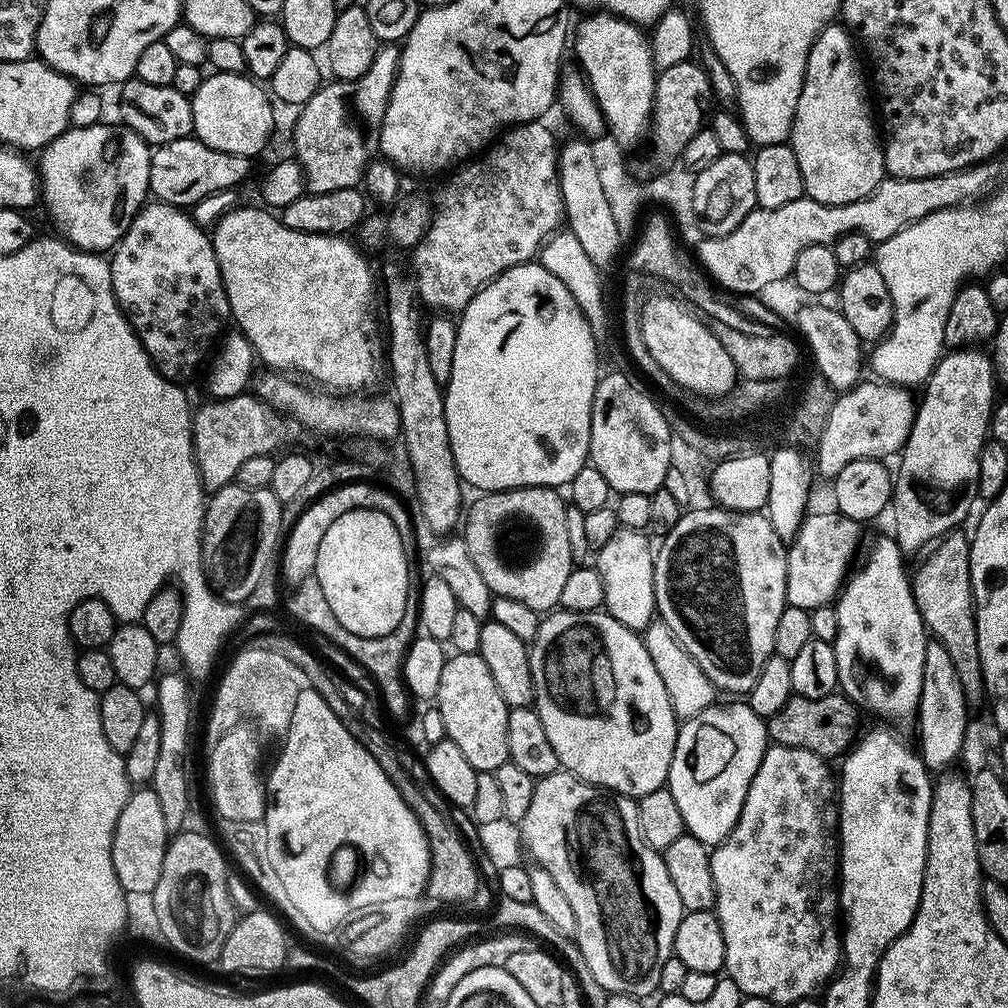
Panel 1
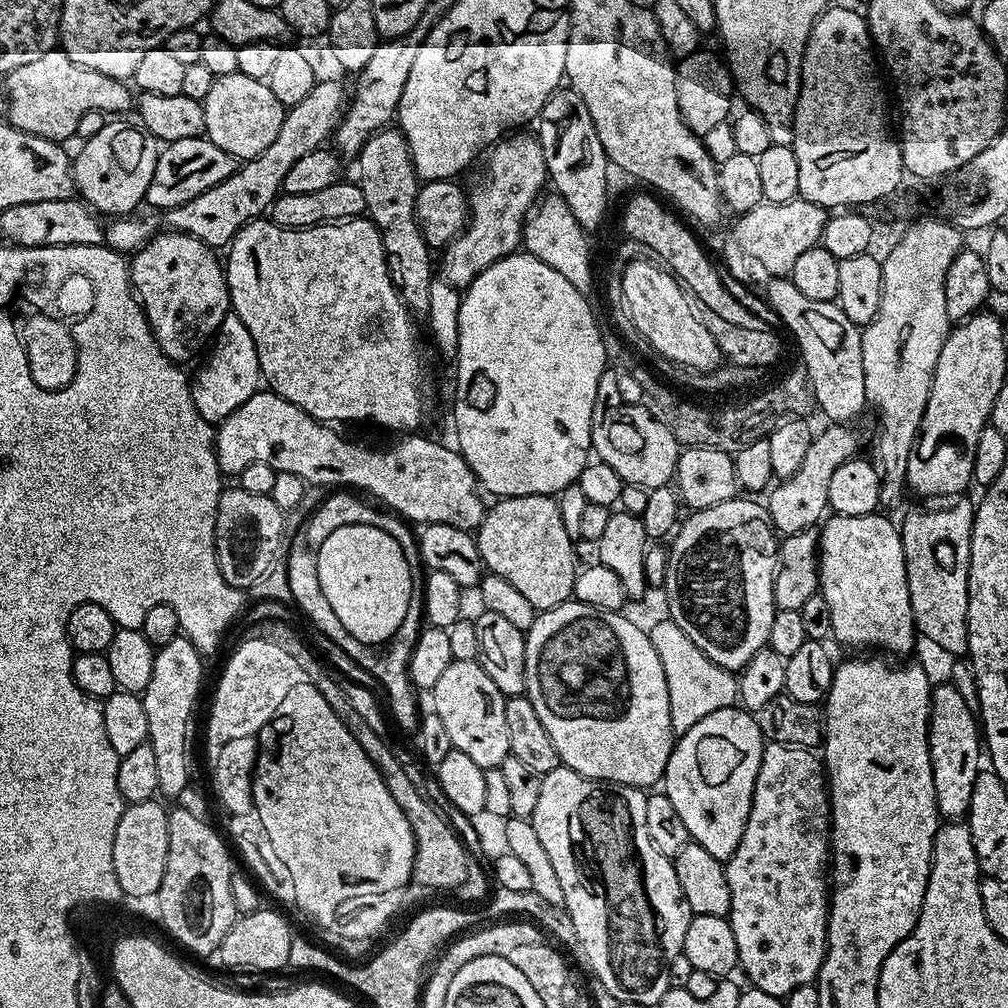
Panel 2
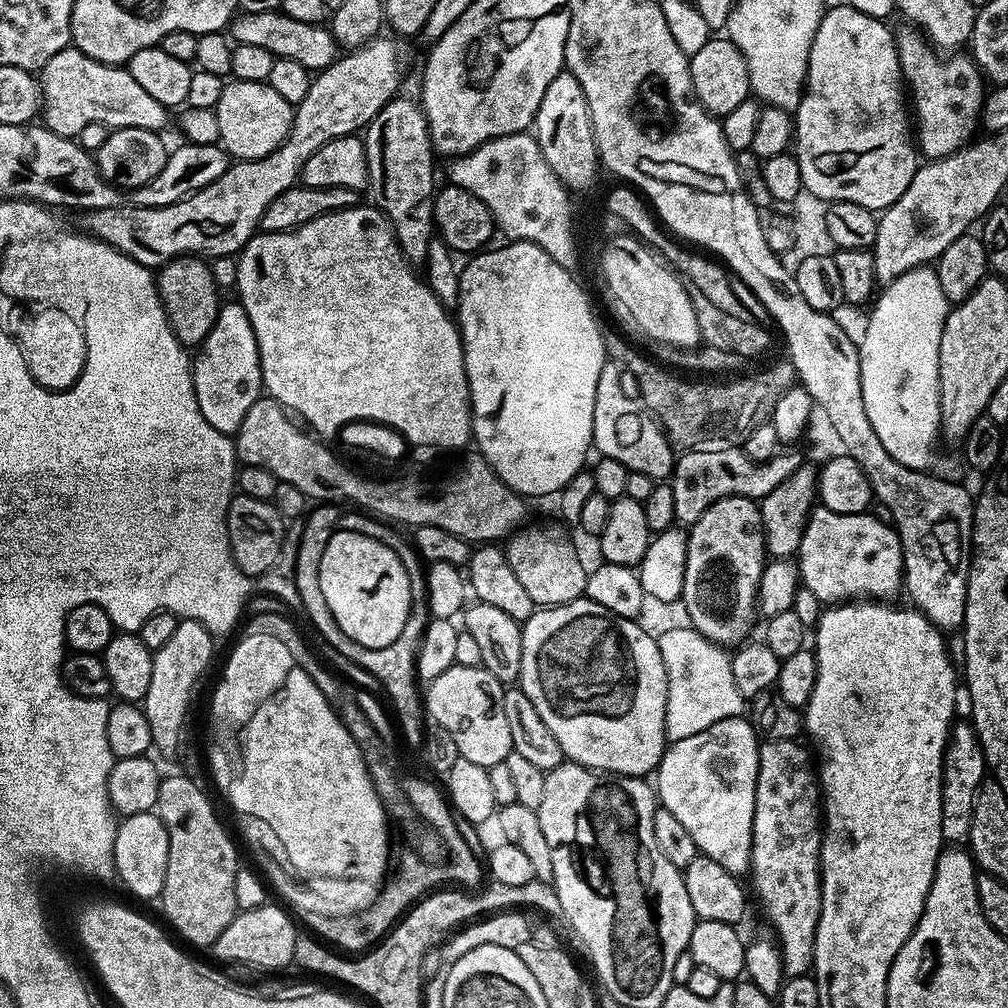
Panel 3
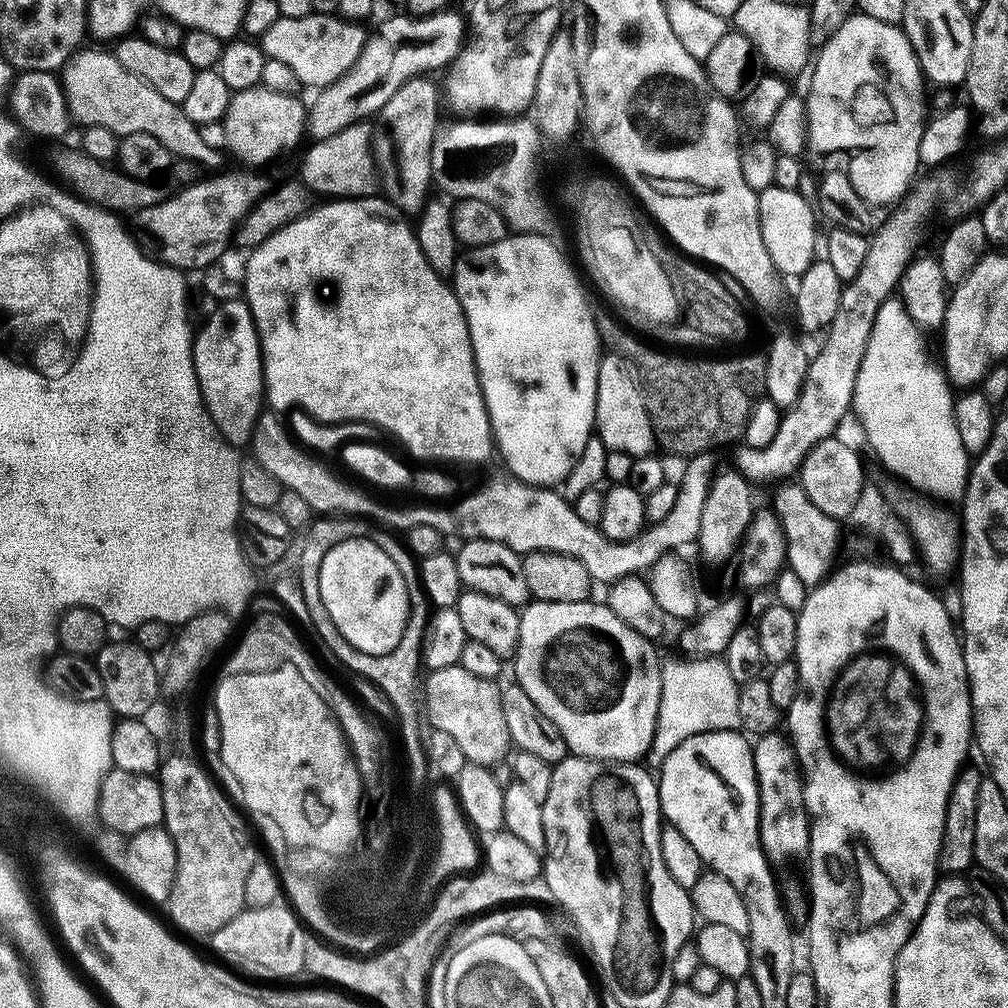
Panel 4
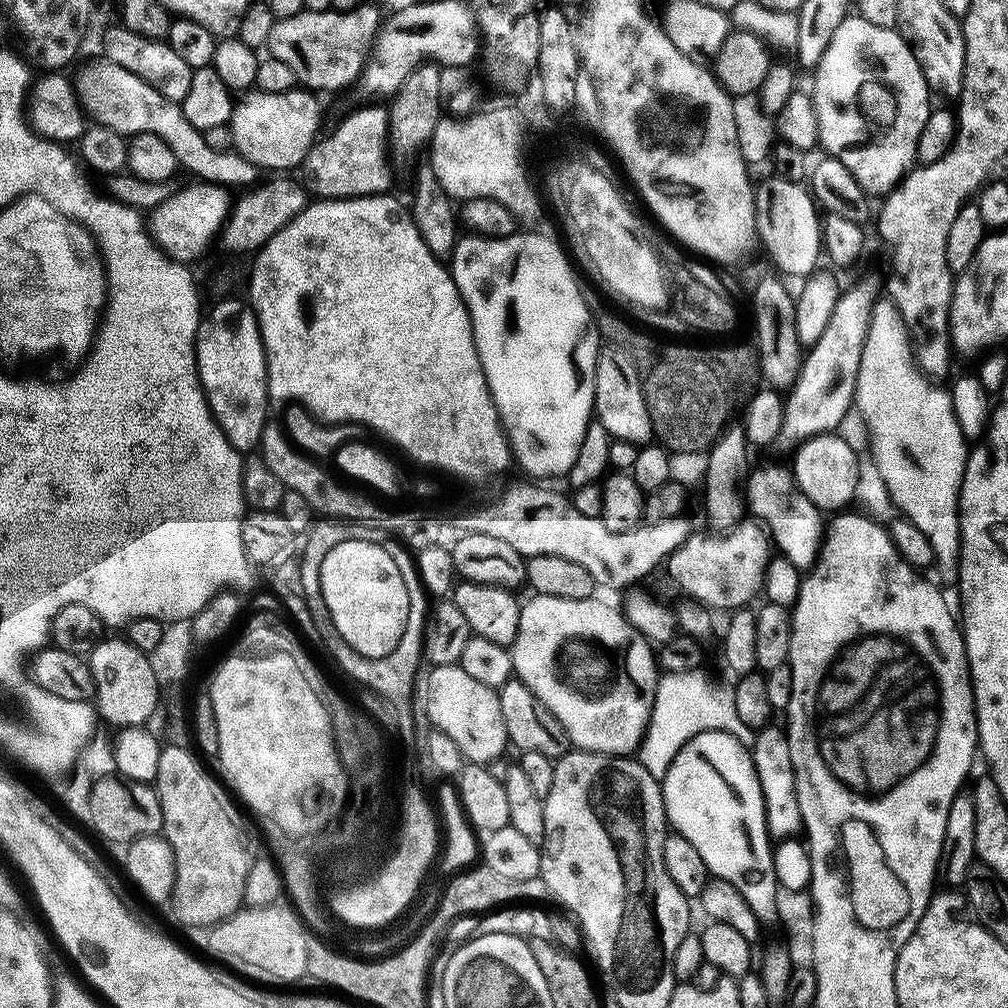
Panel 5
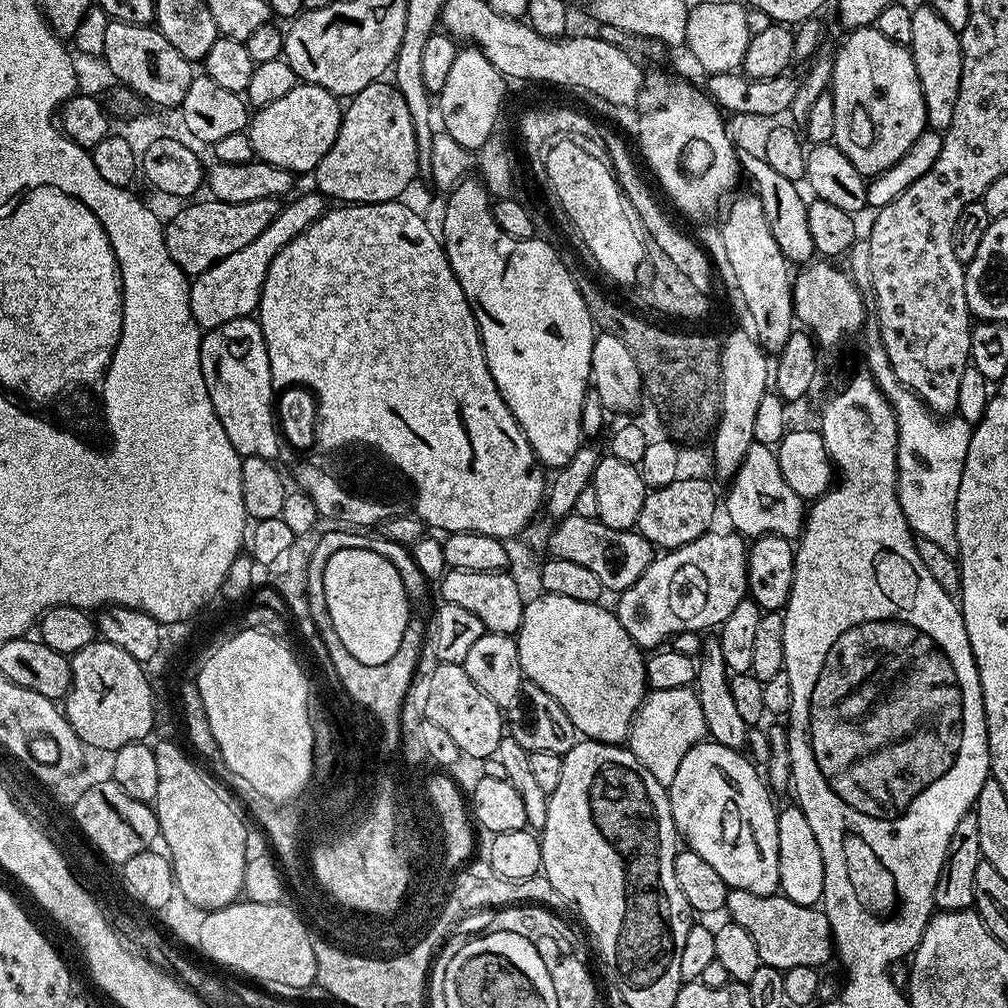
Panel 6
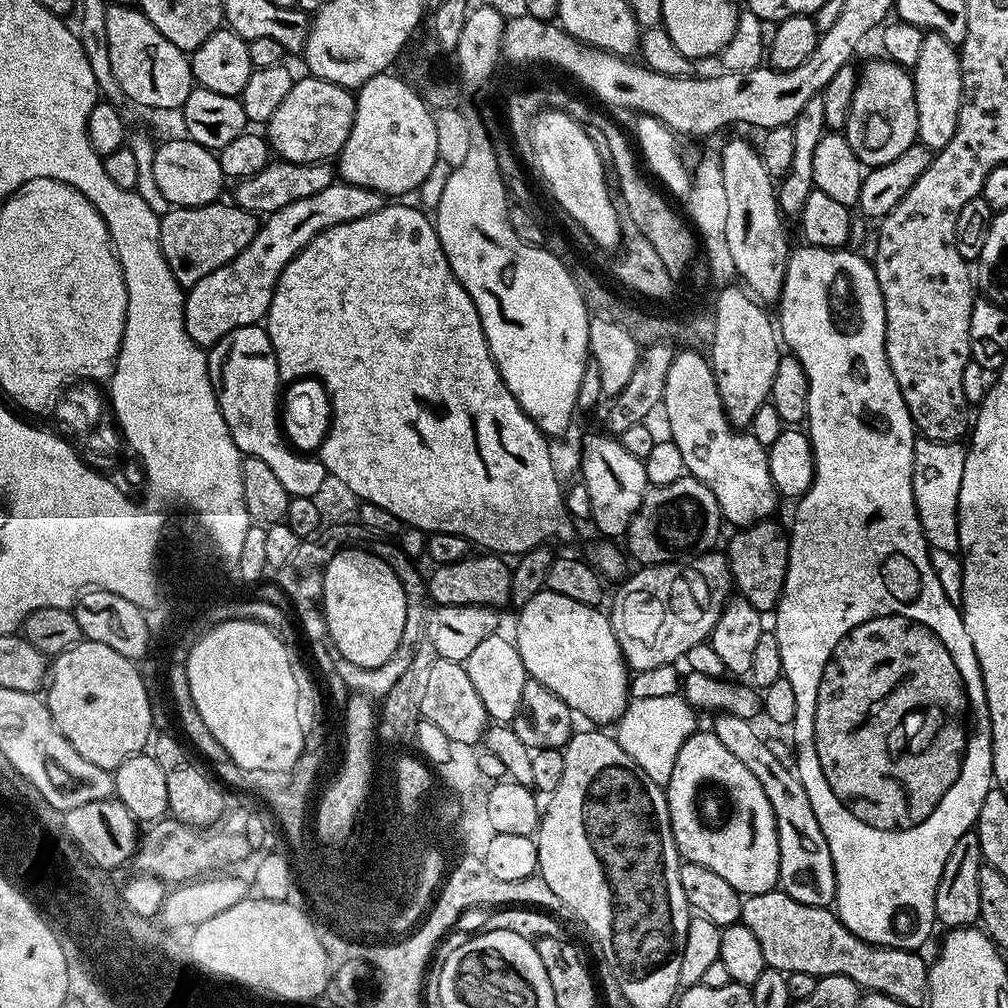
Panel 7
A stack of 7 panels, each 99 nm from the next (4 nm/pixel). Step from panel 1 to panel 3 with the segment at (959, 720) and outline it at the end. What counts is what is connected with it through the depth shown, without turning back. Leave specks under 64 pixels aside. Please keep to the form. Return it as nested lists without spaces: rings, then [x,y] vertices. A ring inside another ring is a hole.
[[[953,723],[948,737],[948,748],[944,752],[942,774],[942,834],[949,845],[956,846],[967,841],[974,814],[974,802],[980,784],[986,779],[984,751],[971,723]]]

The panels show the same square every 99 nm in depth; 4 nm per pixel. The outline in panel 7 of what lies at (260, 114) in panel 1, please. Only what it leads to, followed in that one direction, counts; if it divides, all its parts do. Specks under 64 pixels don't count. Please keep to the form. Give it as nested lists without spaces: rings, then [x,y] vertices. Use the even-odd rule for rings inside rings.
[[[304,74],[301,80],[299,77],[293,83],[290,94],[286,94],[286,99],[268,119],[266,139],[271,151],[281,160],[295,164],[328,162],[339,157],[346,138],[350,138],[350,126],[354,126],[355,113],[356,98],[349,89]]]

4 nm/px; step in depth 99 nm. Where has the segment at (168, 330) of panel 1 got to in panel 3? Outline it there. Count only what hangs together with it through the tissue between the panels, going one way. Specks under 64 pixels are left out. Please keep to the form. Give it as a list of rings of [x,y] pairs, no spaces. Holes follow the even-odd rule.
[[[181,256],[165,264],[158,272],[158,287],[160,290],[160,301],[164,303],[164,309],[168,315],[168,325],[174,330],[185,349],[192,350],[203,344],[205,338],[210,334],[214,322],[220,313],[222,297],[216,293],[216,280],[212,272],[207,268],[203,259],[194,256]]]

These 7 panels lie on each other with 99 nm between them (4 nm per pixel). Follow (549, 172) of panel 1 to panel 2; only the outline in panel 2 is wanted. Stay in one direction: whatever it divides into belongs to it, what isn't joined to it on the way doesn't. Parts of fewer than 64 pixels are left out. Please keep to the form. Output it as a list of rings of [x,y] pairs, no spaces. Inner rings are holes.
[[[509,134],[491,149],[492,157],[484,168],[484,177],[467,193],[470,219],[461,233],[443,249],[443,279],[458,289],[465,289],[494,262],[511,256],[521,247],[524,226],[549,183],[546,158],[535,135]]]

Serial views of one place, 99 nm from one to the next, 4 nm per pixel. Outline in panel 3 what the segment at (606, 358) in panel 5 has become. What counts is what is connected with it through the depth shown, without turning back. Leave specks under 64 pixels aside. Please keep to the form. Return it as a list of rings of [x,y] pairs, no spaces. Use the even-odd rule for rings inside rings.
[[[606,362],[598,374],[592,423],[592,443],[595,451],[598,450],[600,456],[614,458],[614,462],[622,462],[622,466],[626,466],[629,472],[641,472],[657,482],[663,481],[671,477],[674,449],[668,442],[665,429],[645,411],[641,401],[635,395],[628,396],[624,389],[624,378],[626,380],[621,365],[616,362]]]

